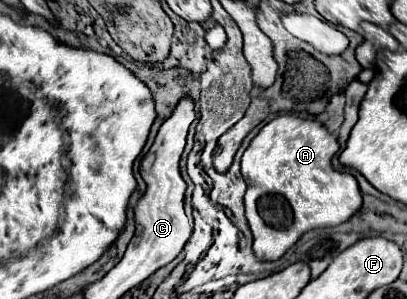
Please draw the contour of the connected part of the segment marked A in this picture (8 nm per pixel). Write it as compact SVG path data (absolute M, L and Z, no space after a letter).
M292 114L276 116L254 136L242 156L242 176L248 184L244 204L246 218L254 234L254 252L258 260L278 260L304 232L338 226L362 206L362 194L356 178L332 168L330 160L338 148L338 136L328 132L324 124L316 120L302 120Z

